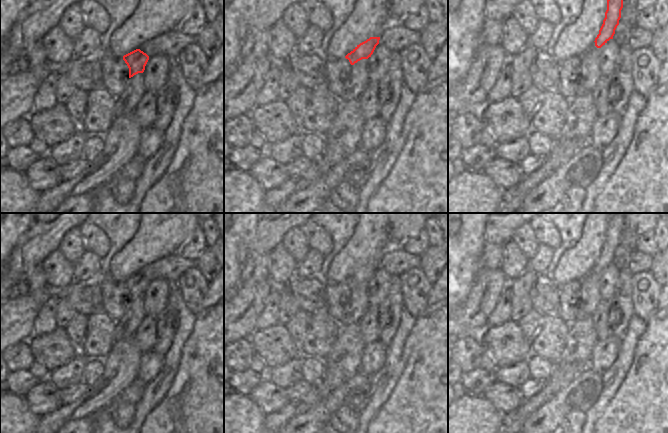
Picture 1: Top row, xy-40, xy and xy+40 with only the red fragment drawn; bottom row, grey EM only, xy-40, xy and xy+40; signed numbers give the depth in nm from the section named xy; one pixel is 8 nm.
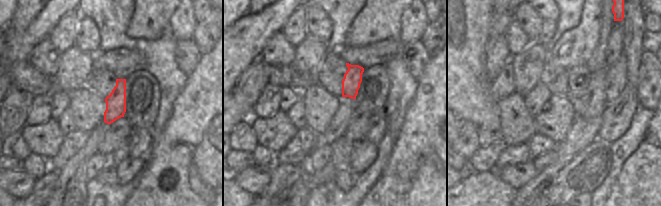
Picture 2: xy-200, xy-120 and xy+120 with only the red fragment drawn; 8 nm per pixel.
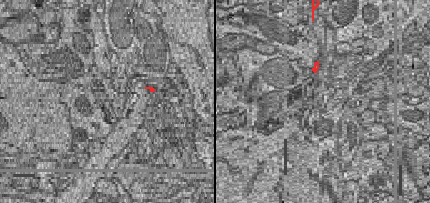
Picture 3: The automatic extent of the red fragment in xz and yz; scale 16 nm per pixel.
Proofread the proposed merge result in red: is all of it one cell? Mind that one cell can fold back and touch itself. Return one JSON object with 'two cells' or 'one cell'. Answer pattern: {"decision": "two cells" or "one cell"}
{"decision": "one cell"}

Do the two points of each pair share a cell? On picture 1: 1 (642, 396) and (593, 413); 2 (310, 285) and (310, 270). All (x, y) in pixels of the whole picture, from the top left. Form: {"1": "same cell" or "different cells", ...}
{"1": "different cells", "2": "different cells"}

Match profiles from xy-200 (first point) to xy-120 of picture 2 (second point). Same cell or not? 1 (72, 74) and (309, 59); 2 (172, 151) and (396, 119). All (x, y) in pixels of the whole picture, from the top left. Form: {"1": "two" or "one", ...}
{"1": "one", "2": "two"}

